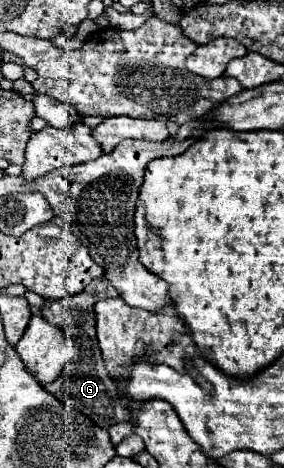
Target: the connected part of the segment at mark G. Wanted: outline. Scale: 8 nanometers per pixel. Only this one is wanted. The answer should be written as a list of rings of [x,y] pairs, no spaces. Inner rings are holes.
[[[100,289],[100,291],[82,291],[78,295],[66,297],[62,301],[46,301],[44,303],[42,317],[48,323],[60,327],[64,331],[64,335],[78,349],[76,361],[70,361],[64,367],[62,375],[56,381],[44,385],[44,389],[48,393],[56,395],[64,405],[70,405],[70,407],[78,409],[92,423],[96,423],[96,425],[100,425],[104,429],[110,429],[116,423],[128,421],[130,413],[128,413],[128,407],[124,405],[126,401],[122,401],[118,397],[116,383],[106,373],[106,367],[104,367],[102,355],[100,355],[100,347],[98,347],[98,341],[96,341],[96,313],[94,313],[94,305],[96,305],[96,301],[100,301],[104,297],[106,297],[106,293],[104,293],[104,289]]]

